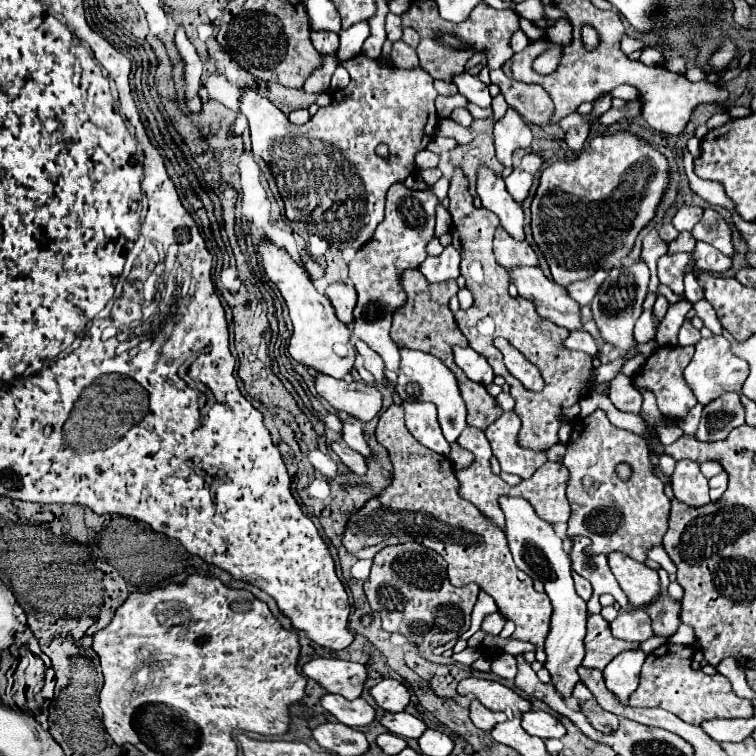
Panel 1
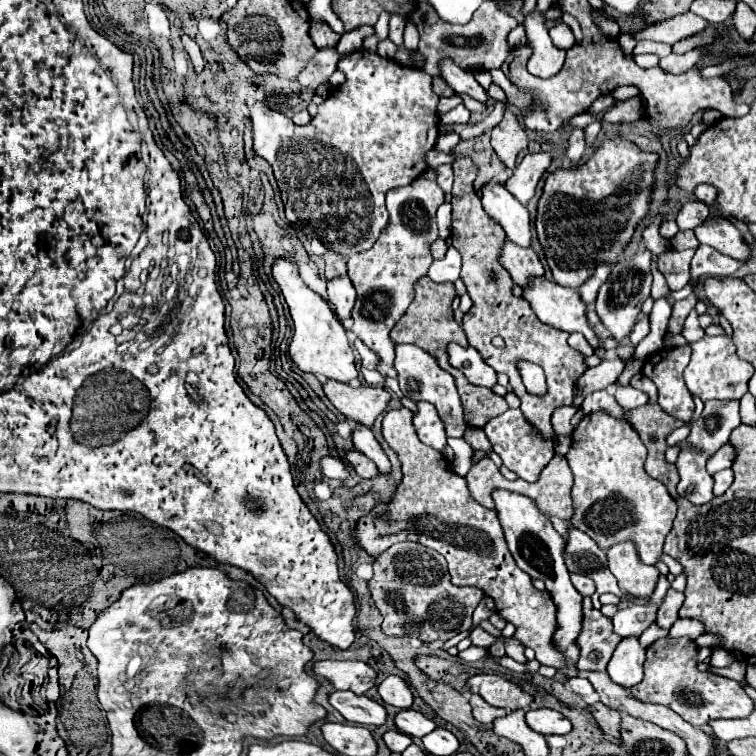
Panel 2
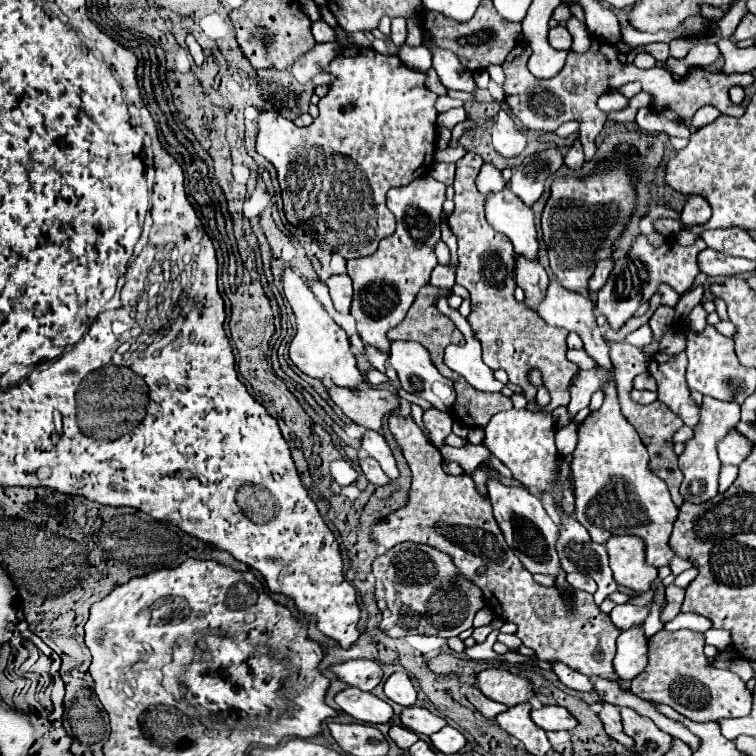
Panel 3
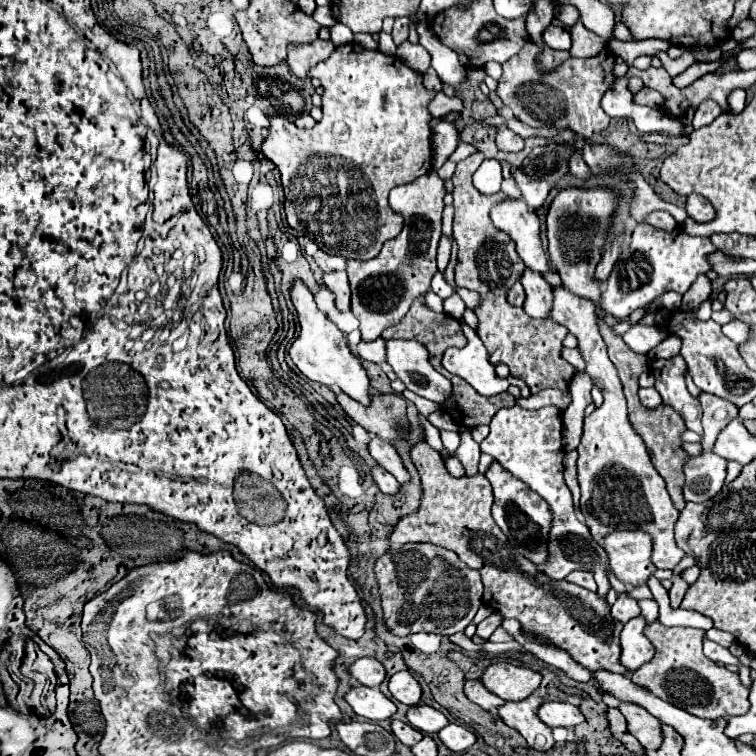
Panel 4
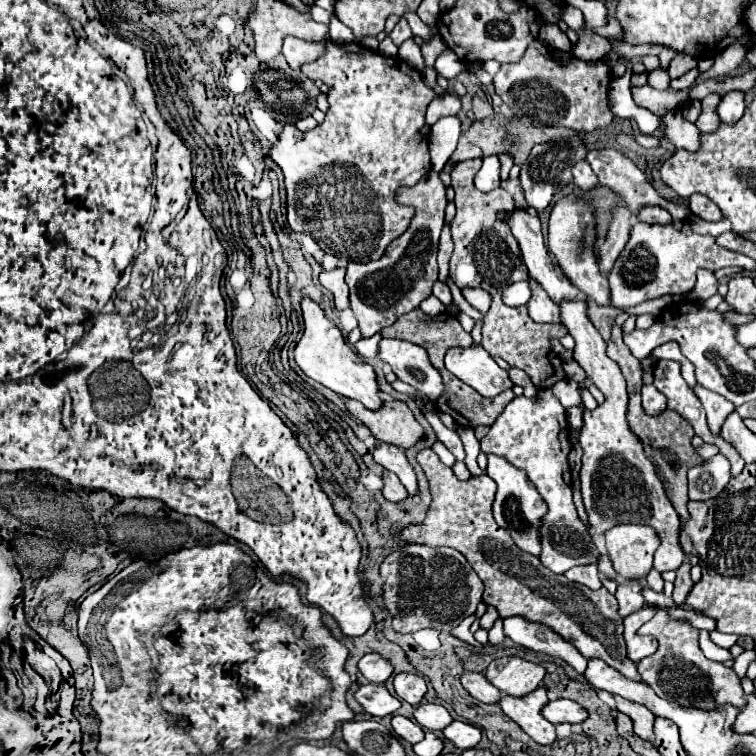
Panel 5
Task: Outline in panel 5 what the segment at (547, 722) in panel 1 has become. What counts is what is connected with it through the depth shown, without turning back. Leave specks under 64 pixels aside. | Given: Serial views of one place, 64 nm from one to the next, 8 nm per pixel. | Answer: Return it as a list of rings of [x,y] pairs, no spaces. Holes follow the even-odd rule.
[[[558,698],[558,700],[548,702],[544,706],[542,714],[552,724],[562,724],[562,722],[576,724],[576,722],[584,722],[588,718],[588,712],[586,712],[586,708],[582,704],[578,704],[574,700],[566,700],[566,698]]]

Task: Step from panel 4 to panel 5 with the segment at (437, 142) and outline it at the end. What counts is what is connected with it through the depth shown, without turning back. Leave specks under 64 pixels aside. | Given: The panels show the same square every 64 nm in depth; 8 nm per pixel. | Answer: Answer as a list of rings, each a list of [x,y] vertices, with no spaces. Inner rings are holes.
[[[444,116],[440,118],[428,134],[428,144],[430,144],[430,156],[432,156],[432,168],[440,172],[444,164],[450,160],[452,152],[456,150],[458,138],[462,134],[460,128],[460,118],[458,116]]]

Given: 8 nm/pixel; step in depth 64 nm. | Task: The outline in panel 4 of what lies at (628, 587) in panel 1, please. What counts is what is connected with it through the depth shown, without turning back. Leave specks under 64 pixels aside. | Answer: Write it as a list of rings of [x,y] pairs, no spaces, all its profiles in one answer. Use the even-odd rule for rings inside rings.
[[[616,530],[604,538],[610,568],[618,580],[632,586],[646,584],[656,566],[652,564],[652,536],[642,530]]]

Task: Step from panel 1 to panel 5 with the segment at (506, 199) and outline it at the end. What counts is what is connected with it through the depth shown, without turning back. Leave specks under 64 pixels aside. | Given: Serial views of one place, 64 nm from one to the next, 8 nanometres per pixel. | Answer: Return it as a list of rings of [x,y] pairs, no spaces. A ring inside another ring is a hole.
[[[518,208],[518,210],[514,210],[512,214],[506,214],[504,218],[506,218],[506,222],[510,224],[510,230],[512,230],[514,238],[516,238],[518,244],[520,244],[522,258],[524,258],[524,262],[526,262],[526,266],[528,266],[530,278],[536,280],[536,282],[546,290],[546,294],[552,298],[552,302],[558,304],[558,306],[560,306],[564,300],[576,300],[578,294],[580,294],[580,290],[566,278],[566,274],[562,272],[562,268],[556,264],[554,256],[546,250],[544,238],[542,238],[542,230],[540,230],[540,220],[538,220],[536,212],[528,212],[528,210],[520,210],[520,208]]]

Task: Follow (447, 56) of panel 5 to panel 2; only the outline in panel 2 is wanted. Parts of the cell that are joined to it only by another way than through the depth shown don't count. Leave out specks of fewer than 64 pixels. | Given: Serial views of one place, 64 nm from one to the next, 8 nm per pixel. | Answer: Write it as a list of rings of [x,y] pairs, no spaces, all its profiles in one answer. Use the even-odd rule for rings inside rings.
[[[446,58],[444,64],[440,64],[440,76],[456,94],[468,94],[480,102],[488,100],[486,90],[476,82],[472,70],[464,70],[464,68],[456,66],[452,62],[452,58]]]

